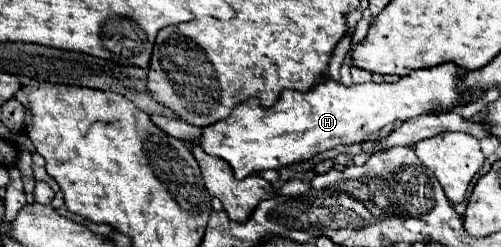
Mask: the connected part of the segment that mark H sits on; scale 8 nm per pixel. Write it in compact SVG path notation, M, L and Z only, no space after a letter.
M439 64L433 68L423 68L423 70L413 70L407 76L403 76L395 84L353 84L351 88L343 86L341 82L321 82L313 86L309 92L295 92L295 90L283 90L281 98L275 102L273 108L263 110L253 98L241 102L239 106L233 108L227 120L219 120L211 126L201 128L199 138L191 138L191 144L201 146L207 154L223 158L235 172L235 178L245 178L253 172L269 170L269 168L283 168L293 162L305 162L329 148L335 146L349 146L355 142L361 142L365 136L379 132L385 124L397 124L405 122L409 118L417 118L423 114L433 114L433 108L443 106L443 108L455 108L459 106L459 96L457 96L457 84L459 82L459 70L455 64Z

